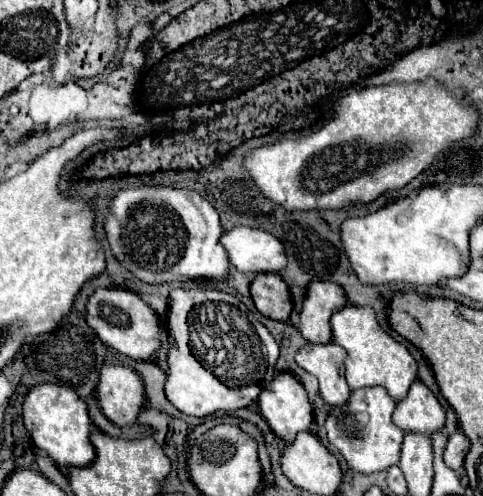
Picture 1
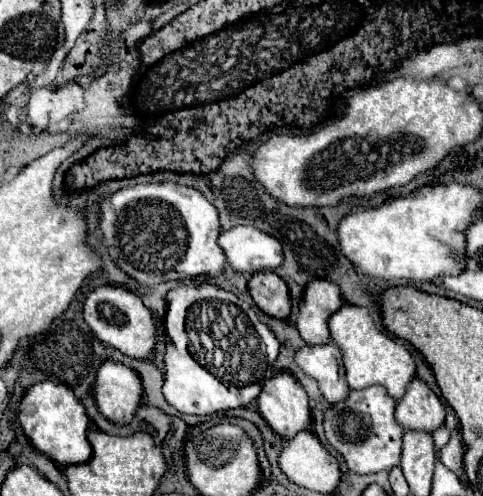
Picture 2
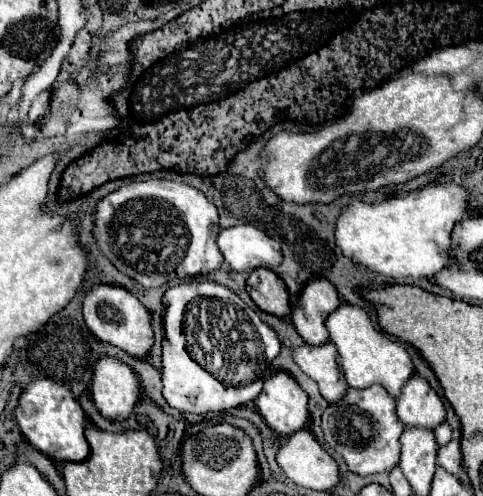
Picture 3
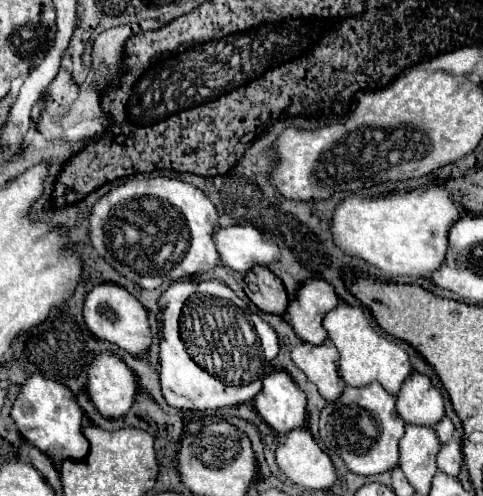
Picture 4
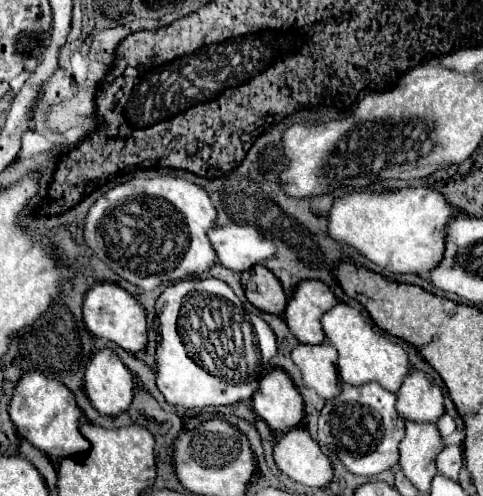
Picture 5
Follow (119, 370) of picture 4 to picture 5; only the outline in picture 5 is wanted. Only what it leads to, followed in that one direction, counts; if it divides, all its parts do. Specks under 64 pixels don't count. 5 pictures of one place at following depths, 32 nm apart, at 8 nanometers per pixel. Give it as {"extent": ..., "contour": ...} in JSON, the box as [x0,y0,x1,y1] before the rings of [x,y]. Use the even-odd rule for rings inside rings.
{"extent":[84,348,134,416],"contour":[[[110,348],[98,350],[84,370],[84,388],[102,416],[116,416],[132,402],[134,378]]]}

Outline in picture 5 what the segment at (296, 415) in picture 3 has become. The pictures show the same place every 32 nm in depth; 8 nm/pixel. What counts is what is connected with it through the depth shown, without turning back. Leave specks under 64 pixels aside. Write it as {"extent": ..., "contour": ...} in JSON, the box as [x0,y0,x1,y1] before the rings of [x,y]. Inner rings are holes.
{"extent":[252,370,304,432],"contour":[[[270,370],[260,378],[260,388],[252,394],[252,408],[276,432],[286,432],[304,418],[302,396],[284,370]]]}

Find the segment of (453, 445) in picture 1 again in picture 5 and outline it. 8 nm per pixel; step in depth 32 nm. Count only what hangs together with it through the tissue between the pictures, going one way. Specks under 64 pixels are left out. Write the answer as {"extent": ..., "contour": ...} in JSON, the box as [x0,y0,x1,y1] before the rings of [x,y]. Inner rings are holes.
{"extent":[436,446,462,480],"contour":[[[446,446],[444,452],[440,452],[440,456],[436,458],[436,472],[450,478],[450,480],[456,480],[460,468],[462,468],[460,446]]]}

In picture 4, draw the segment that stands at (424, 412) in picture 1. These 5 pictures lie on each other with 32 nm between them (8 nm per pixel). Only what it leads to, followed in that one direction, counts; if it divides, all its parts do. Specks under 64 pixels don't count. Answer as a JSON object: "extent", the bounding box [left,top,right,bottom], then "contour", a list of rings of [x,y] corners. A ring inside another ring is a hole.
{"extent":[396,372,444,426],"contour":[[[412,372],[398,392],[396,410],[398,416],[410,424],[434,426],[444,418],[442,394],[426,374]]]}

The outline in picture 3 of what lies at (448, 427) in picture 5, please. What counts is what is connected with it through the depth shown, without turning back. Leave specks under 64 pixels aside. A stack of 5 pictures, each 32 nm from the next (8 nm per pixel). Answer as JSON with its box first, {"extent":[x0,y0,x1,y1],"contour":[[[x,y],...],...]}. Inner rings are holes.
{"extent":[434,422,452,446],"contour":[[[442,422],[440,426],[436,426],[436,428],[434,428],[434,434],[436,434],[438,444],[442,446],[442,444],[446,444],[446,442],[450,440],[450,436],[452,436],[452,426],[450,426],[448,422]]]}

